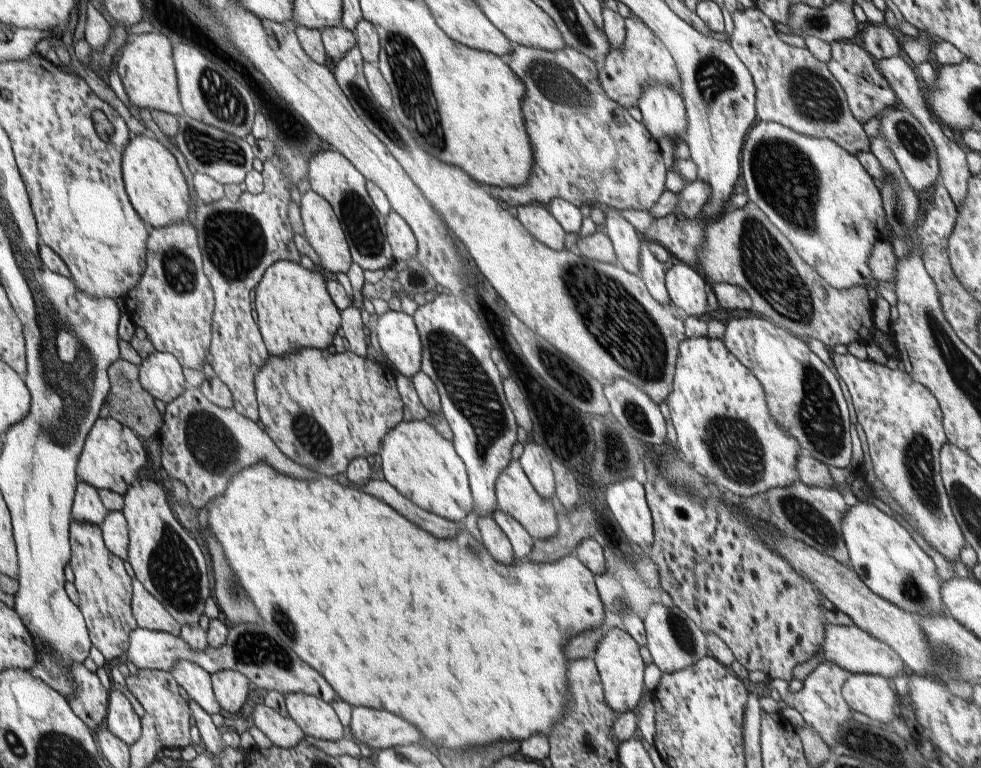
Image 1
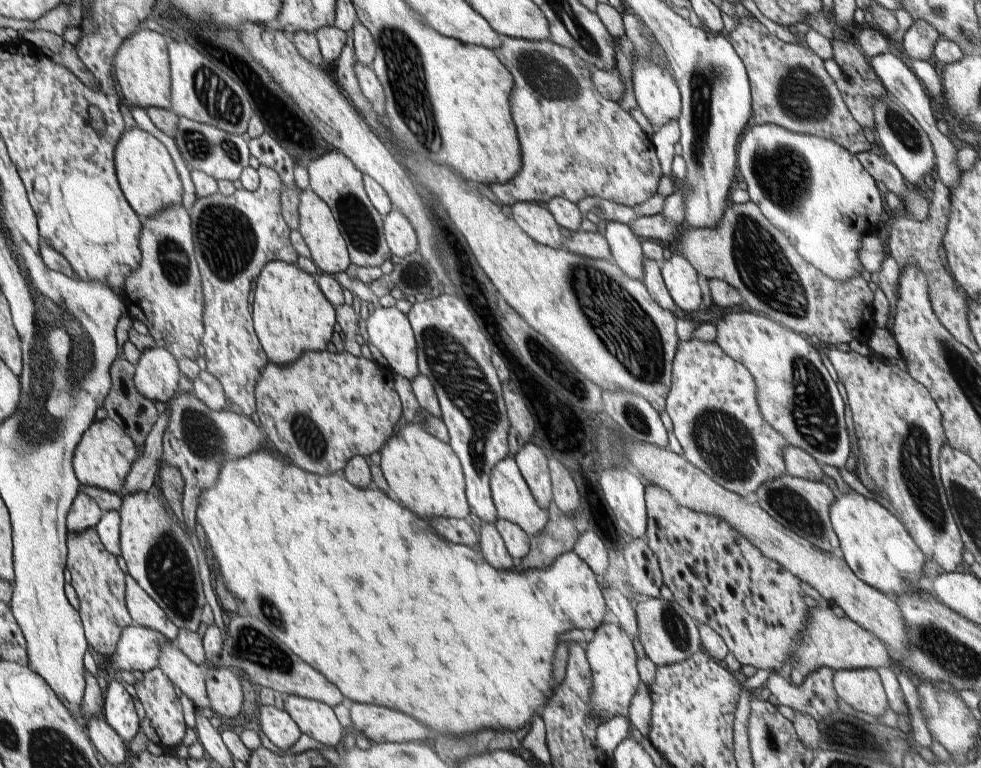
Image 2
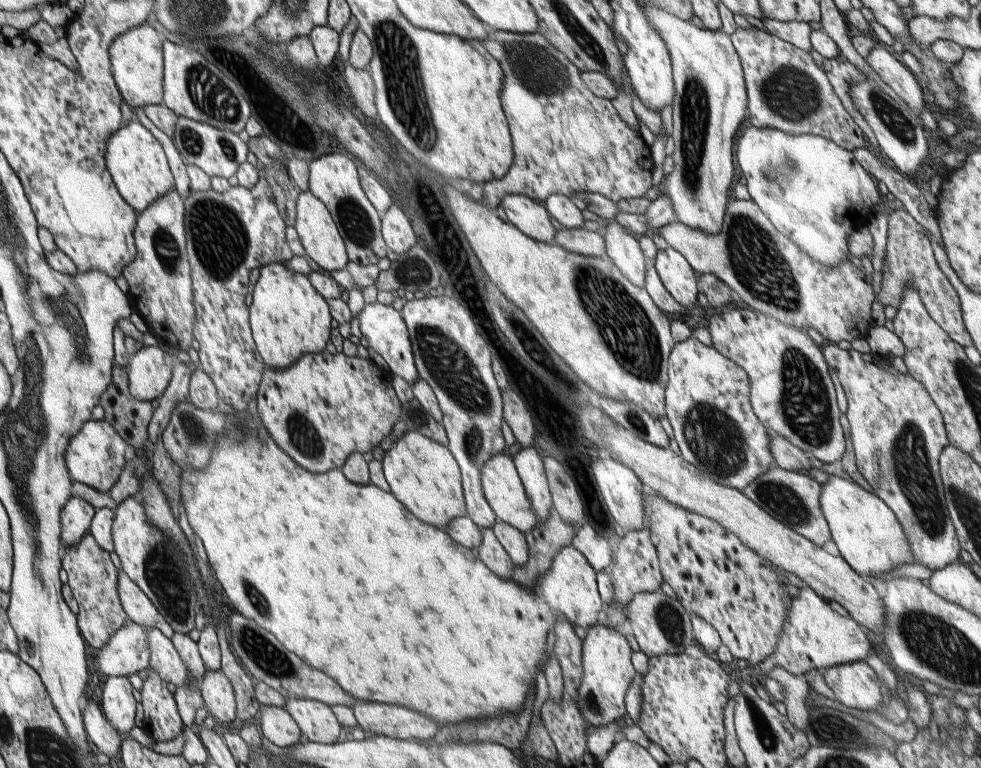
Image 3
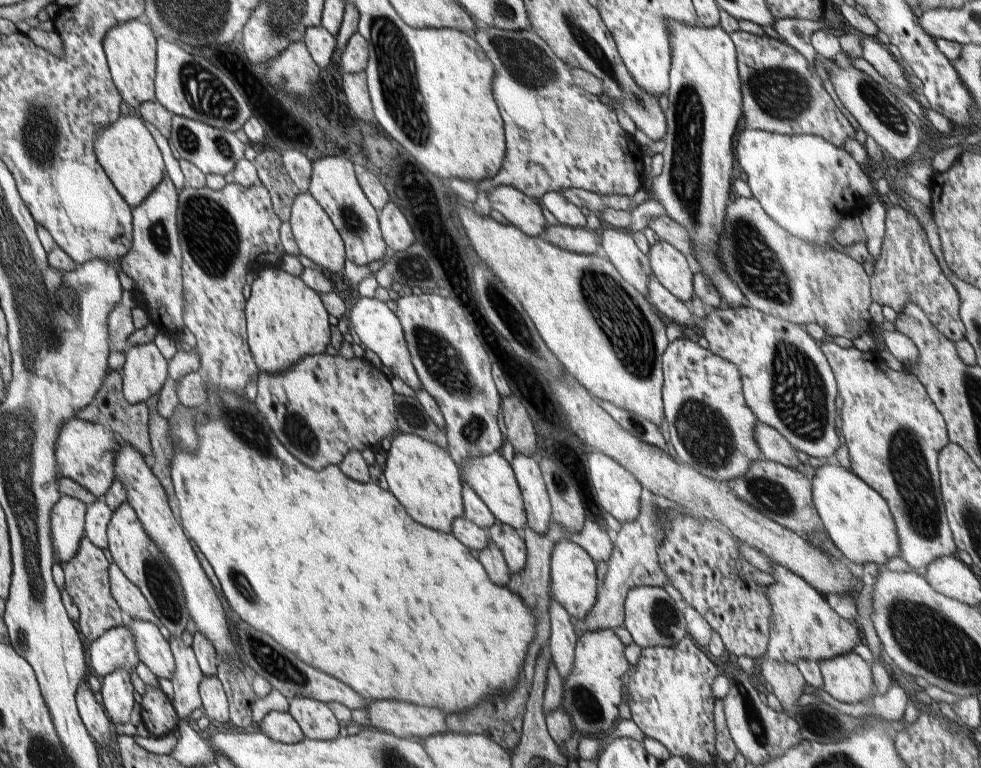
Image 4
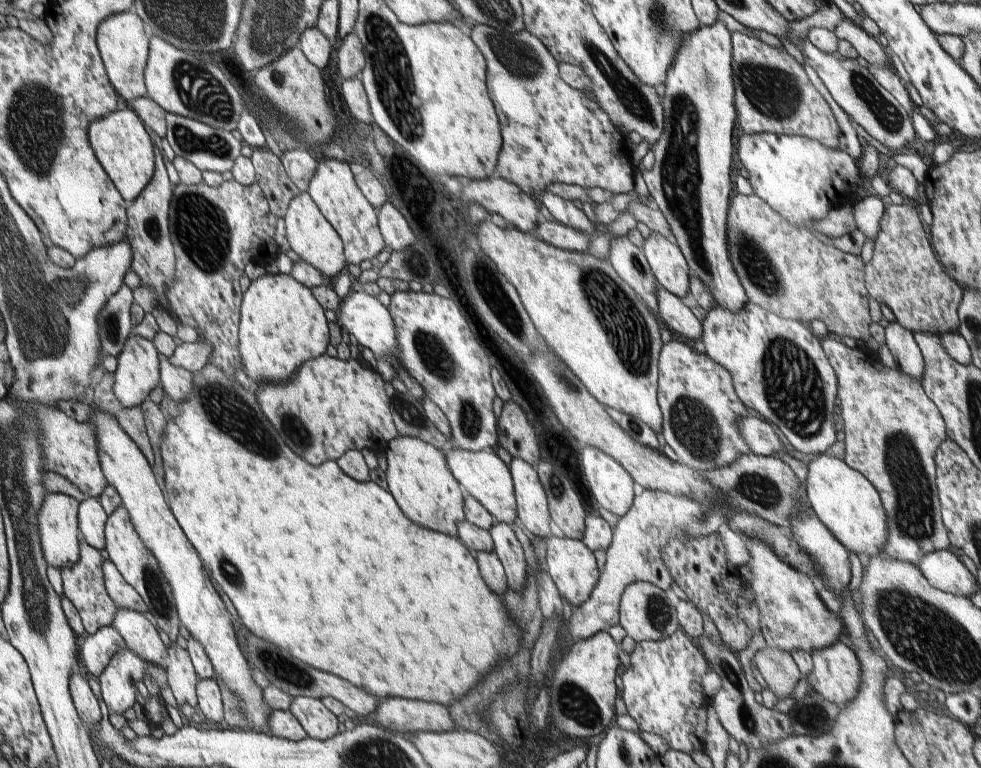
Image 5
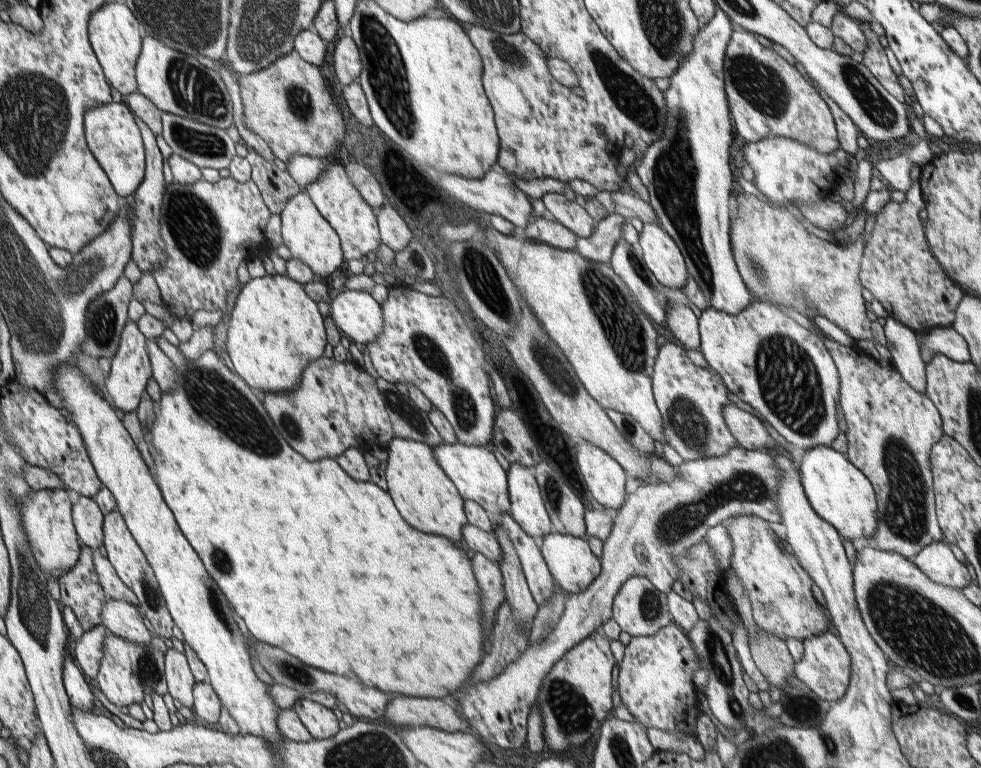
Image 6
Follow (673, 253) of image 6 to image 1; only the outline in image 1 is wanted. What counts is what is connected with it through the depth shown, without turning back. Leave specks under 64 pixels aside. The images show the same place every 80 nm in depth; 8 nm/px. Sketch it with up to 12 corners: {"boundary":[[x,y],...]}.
{"boundary":[[675,260],[666,269],[671,303],[683,316],[704,316],[702,274]]}

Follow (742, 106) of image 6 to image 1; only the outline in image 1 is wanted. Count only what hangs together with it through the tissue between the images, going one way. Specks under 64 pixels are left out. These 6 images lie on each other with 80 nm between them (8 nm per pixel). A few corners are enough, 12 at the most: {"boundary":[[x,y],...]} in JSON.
{"boundary":[[756,7],[728,42],[757,122],[871,151],[842,86]]}

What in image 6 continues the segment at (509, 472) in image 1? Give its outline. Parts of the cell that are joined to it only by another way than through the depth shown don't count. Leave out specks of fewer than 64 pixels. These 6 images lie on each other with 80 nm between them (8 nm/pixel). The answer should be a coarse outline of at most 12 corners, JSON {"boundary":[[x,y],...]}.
{"boundary":[[445,442],[438,464],[466,500],[510,514],[508,472],[491,447]]}

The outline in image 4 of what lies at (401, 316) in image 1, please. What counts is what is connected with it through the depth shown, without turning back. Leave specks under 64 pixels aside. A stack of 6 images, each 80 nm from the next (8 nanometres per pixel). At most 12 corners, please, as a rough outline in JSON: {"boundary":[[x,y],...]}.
{"boundary":[[359,298],[349,326],[382,366],[415,392],[404,326],[376,298]]}

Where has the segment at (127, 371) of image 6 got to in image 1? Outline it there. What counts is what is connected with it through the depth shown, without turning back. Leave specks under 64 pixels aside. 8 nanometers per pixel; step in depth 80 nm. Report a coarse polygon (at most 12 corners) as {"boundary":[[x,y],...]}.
{"boundary":[[155,351],[139,382],[168,405],[188,388],[181,362]]}

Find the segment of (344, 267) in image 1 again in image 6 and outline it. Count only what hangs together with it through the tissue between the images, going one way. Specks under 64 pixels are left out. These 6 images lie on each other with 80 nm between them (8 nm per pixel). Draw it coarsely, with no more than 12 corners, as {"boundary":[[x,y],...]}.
{"boundary":[[306,190],[280,216],[283,244],[320,278],[344,264]]}

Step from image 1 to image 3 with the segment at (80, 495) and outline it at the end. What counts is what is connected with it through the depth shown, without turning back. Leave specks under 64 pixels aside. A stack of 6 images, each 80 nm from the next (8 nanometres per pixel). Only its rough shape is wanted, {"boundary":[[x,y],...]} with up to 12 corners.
{"boundary":[[72,497],[62,510],[62,540],[75,545],[89,533],[97,509]]}

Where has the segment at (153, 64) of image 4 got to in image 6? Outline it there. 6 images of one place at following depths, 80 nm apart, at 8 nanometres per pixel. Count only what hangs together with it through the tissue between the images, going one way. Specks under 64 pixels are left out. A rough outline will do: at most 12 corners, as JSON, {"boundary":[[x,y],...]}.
{"boundary":[[125,4],[93,12],[89,39],[123,98],[139,92],[144,39]]}

